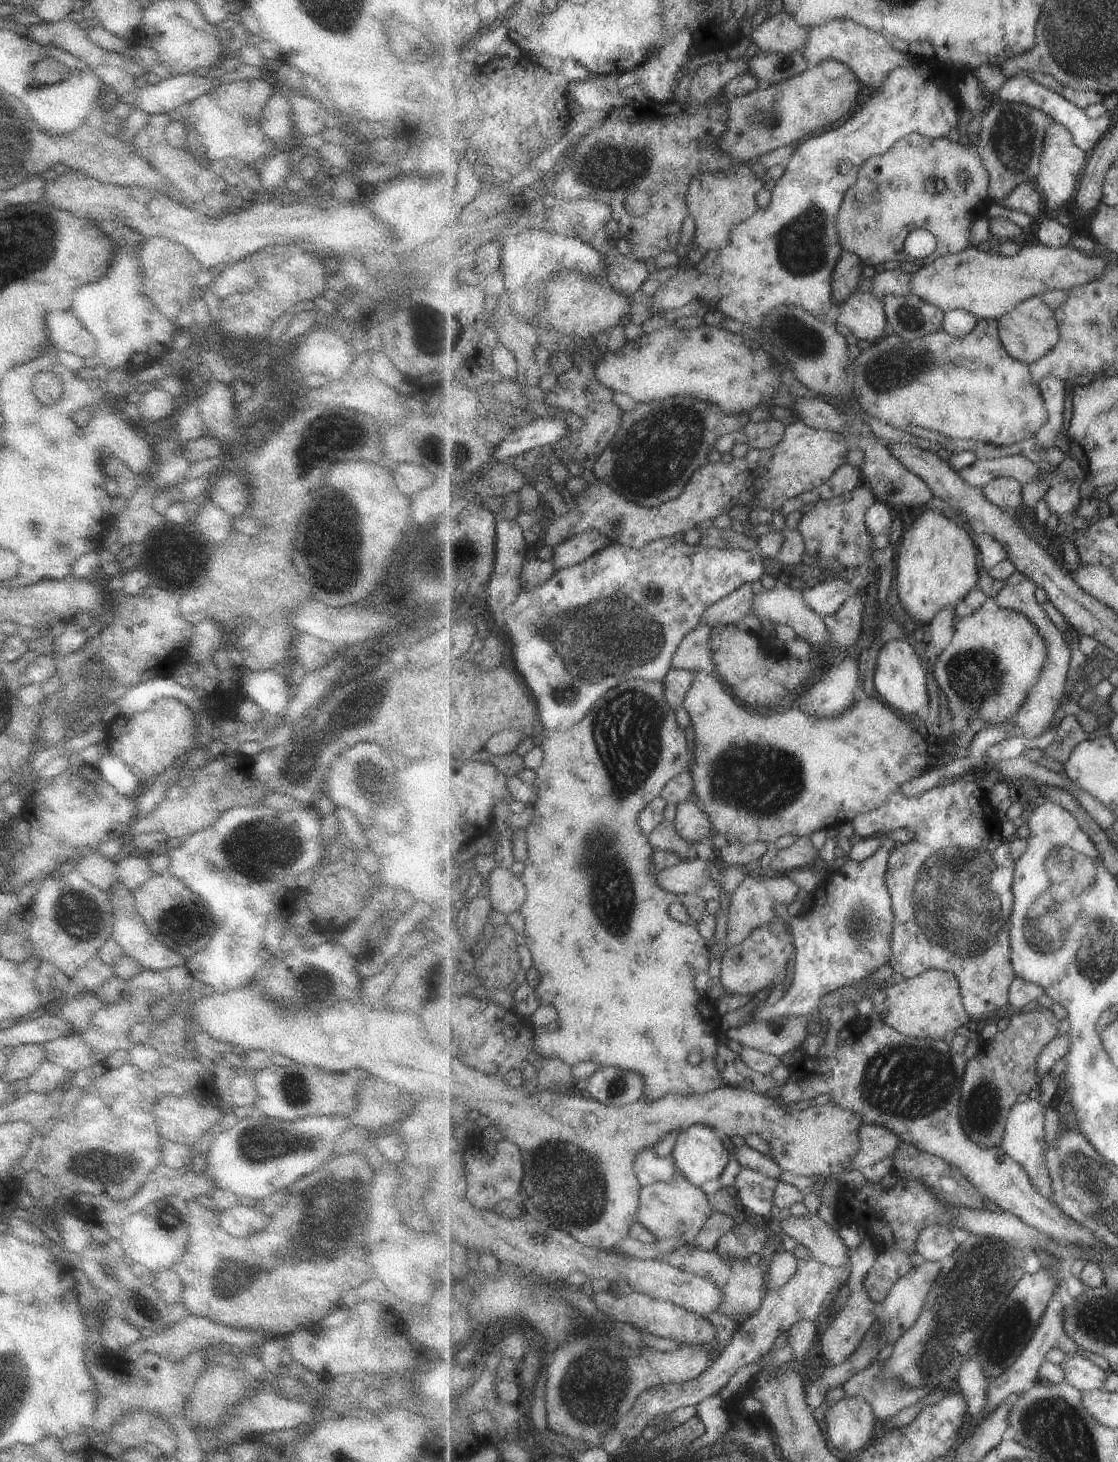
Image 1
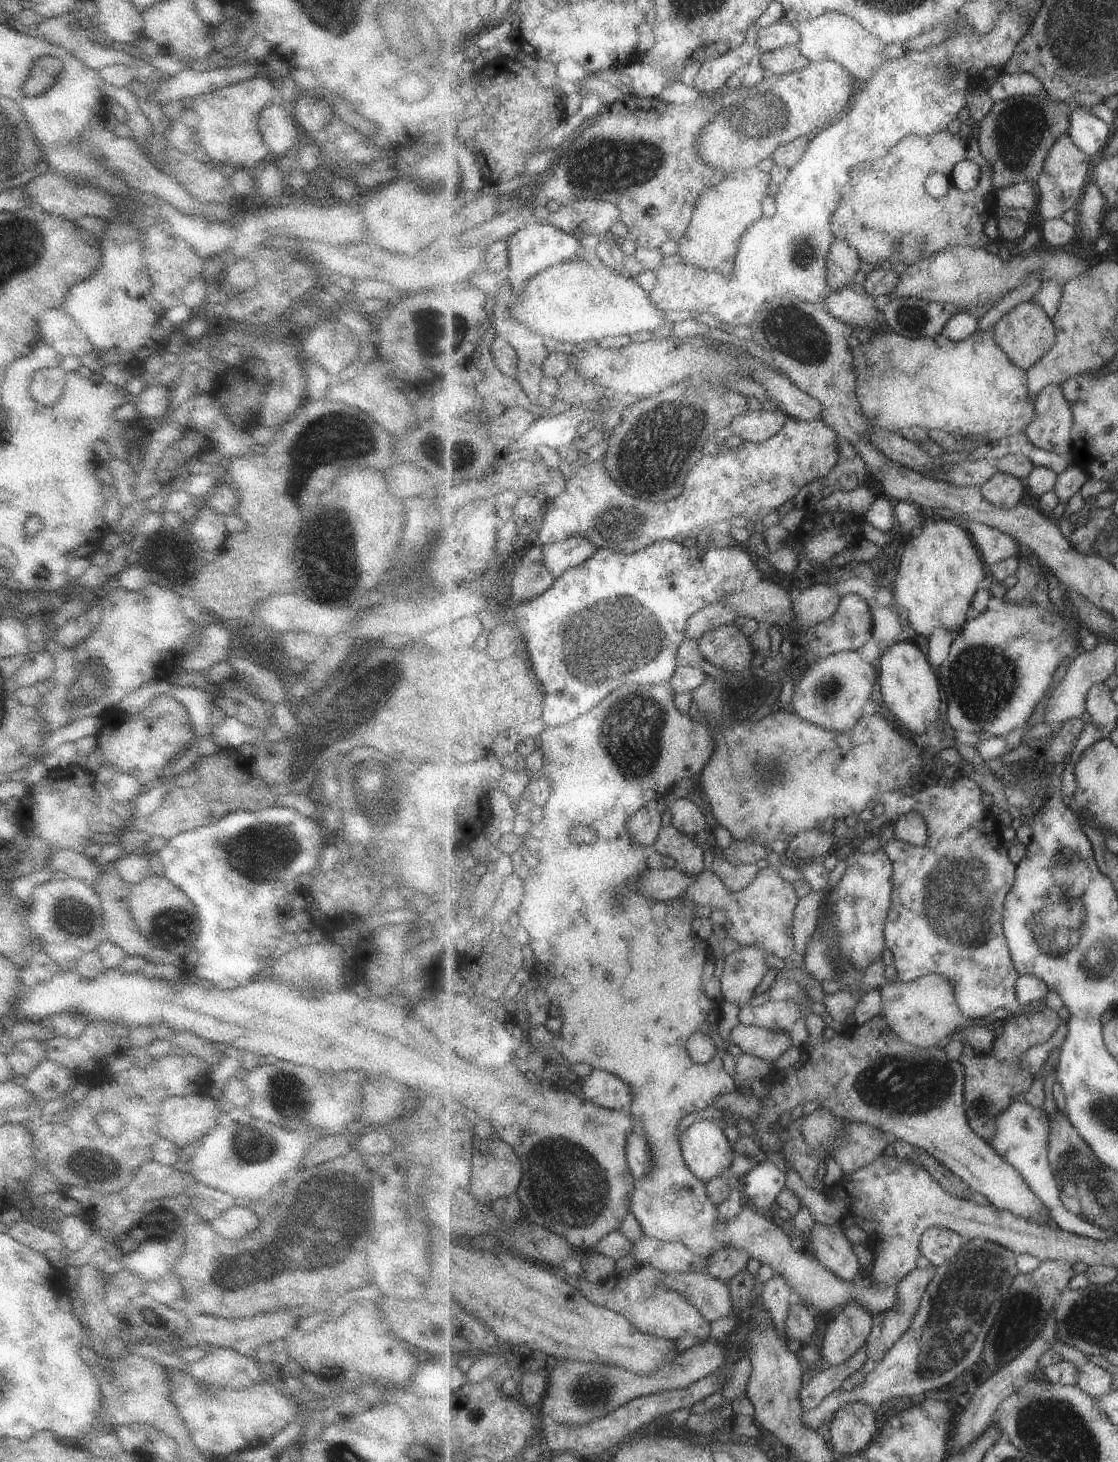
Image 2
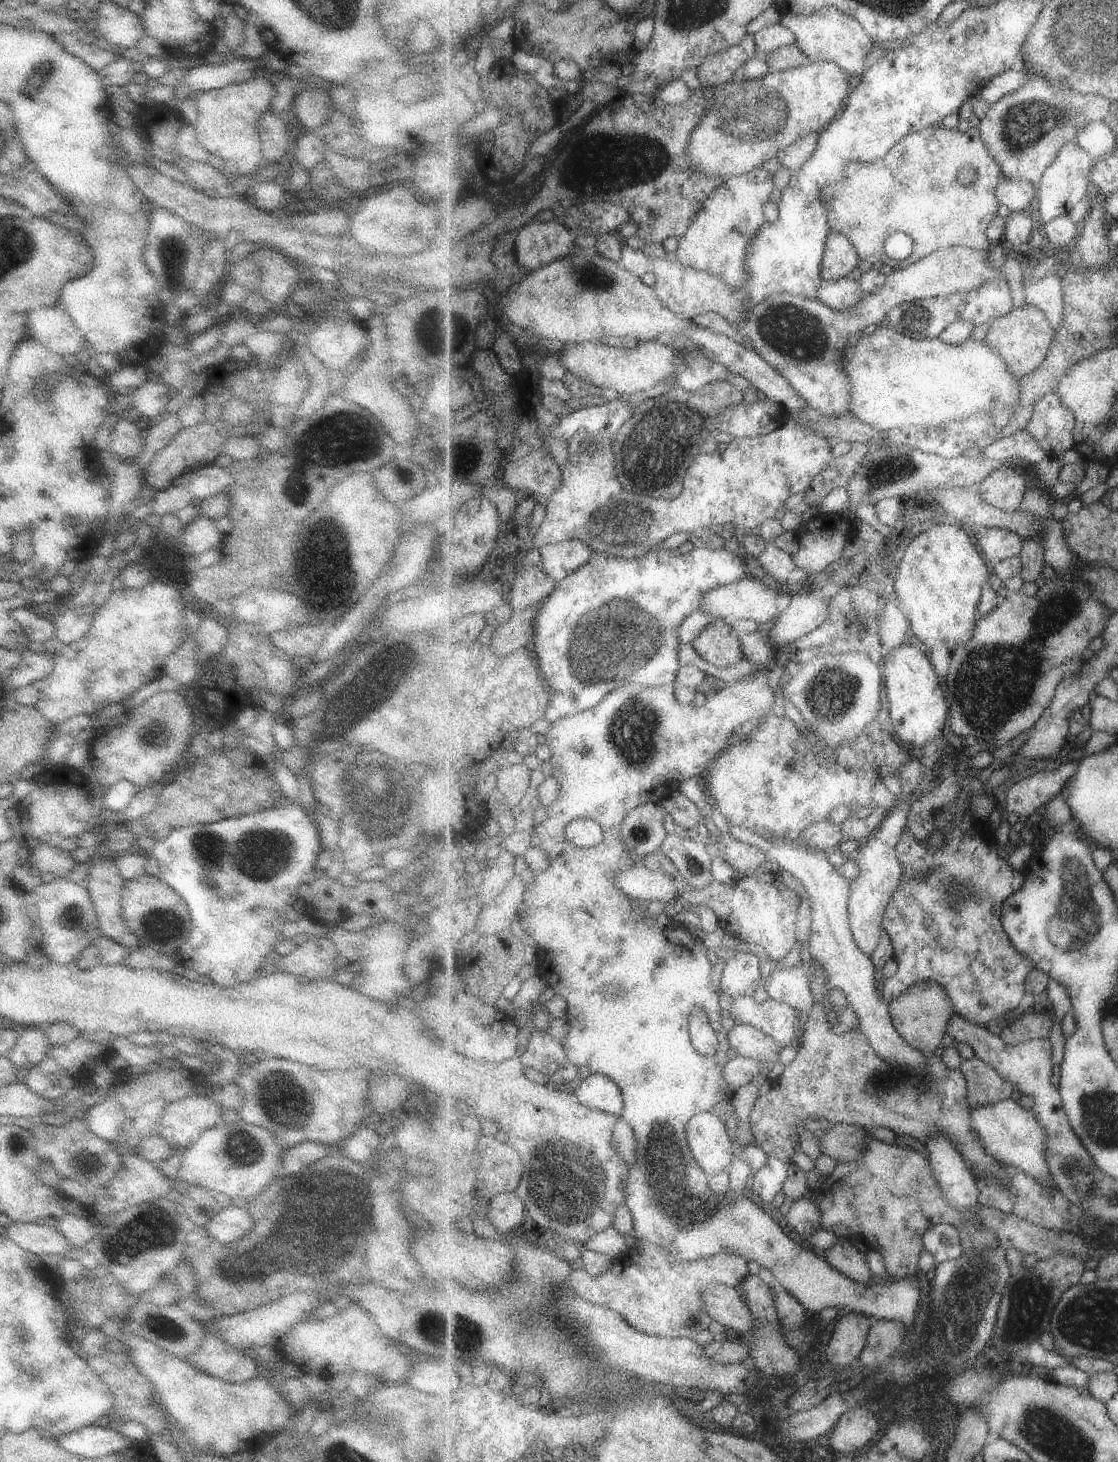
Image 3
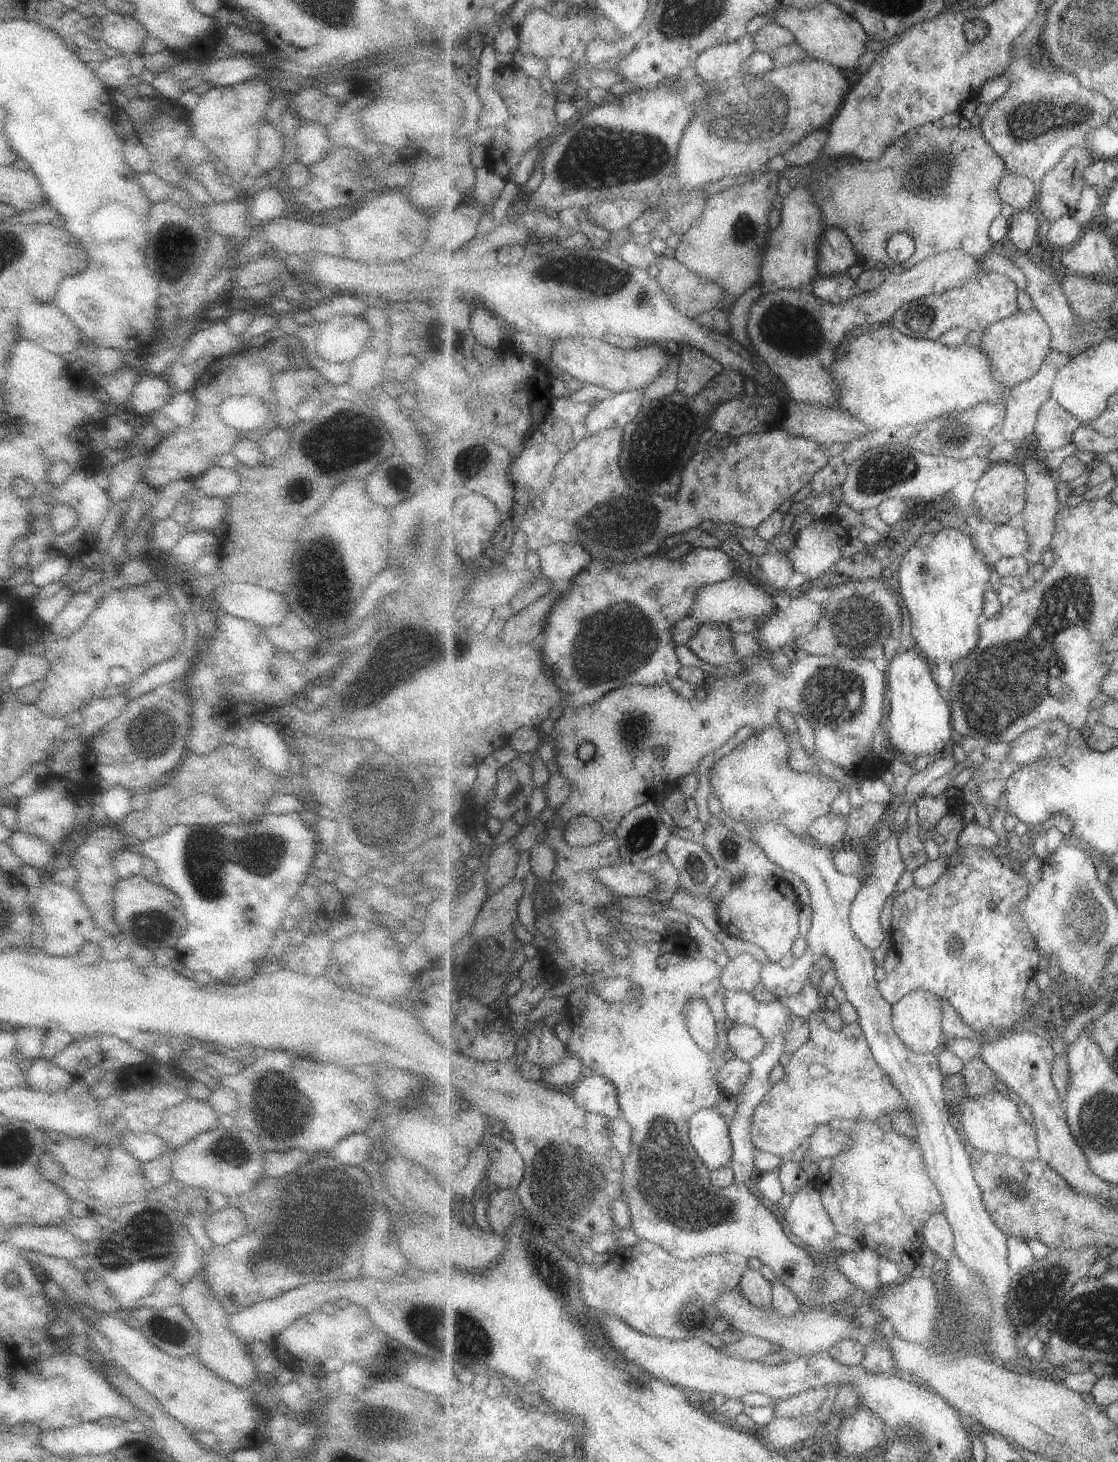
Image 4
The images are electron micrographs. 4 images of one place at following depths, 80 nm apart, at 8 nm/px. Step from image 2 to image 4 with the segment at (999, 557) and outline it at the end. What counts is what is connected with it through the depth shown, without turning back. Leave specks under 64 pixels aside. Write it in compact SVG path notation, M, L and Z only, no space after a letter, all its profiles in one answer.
M1019 521L1001 525L989 530L991 543L1005 558L1018 557L1027 552L1029 548L1029 535Z

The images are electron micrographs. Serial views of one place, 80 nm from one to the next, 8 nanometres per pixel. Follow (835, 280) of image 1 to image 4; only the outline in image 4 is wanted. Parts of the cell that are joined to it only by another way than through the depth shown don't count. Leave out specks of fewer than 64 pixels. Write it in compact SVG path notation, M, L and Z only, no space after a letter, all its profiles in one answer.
M827 225L821 242L821 275L843 275L860 262L856 248L844 230Z

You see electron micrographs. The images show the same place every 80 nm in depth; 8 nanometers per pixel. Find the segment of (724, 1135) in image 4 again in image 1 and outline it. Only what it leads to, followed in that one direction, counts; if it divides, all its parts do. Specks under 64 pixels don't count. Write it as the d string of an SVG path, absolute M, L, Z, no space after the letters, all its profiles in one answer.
M696 1124L681 1130L676 1138L671 1158L678 1172L687 1177L694 1185L702 1187L705 1183L717 1181L729 1166L732 1156L723 1146L721 1138L717 1136L714 1128L707 1125Z

